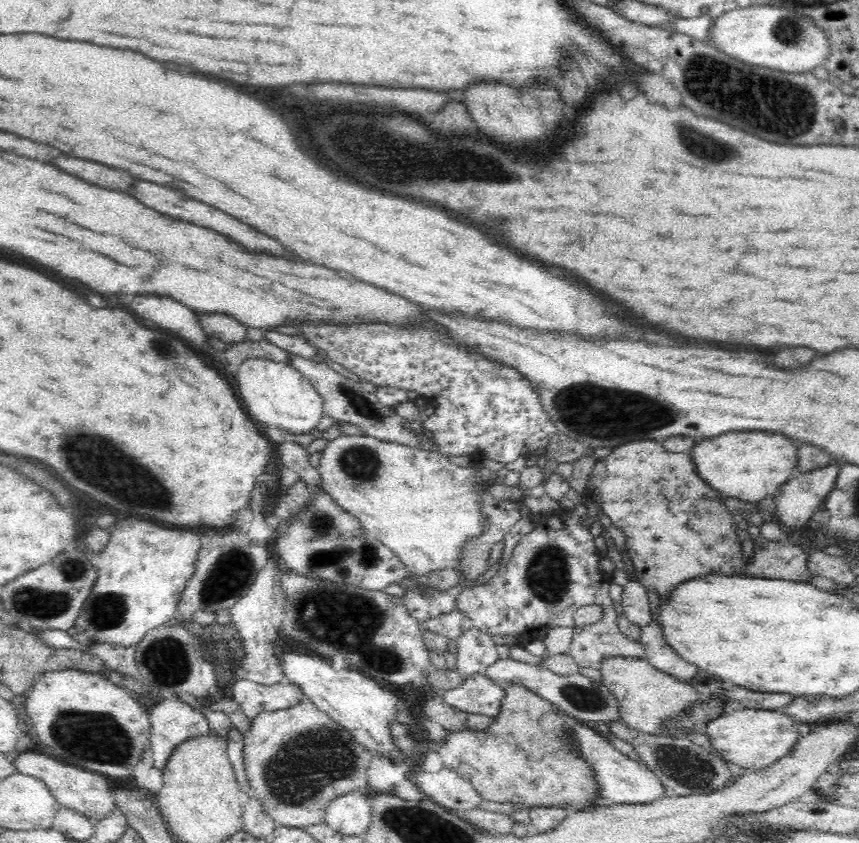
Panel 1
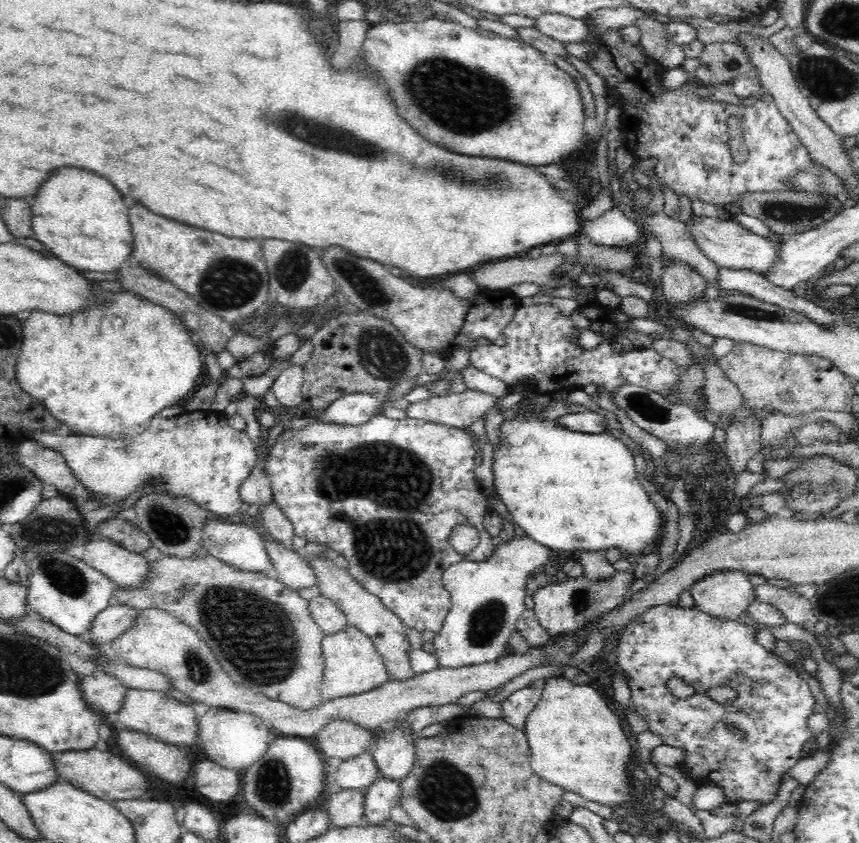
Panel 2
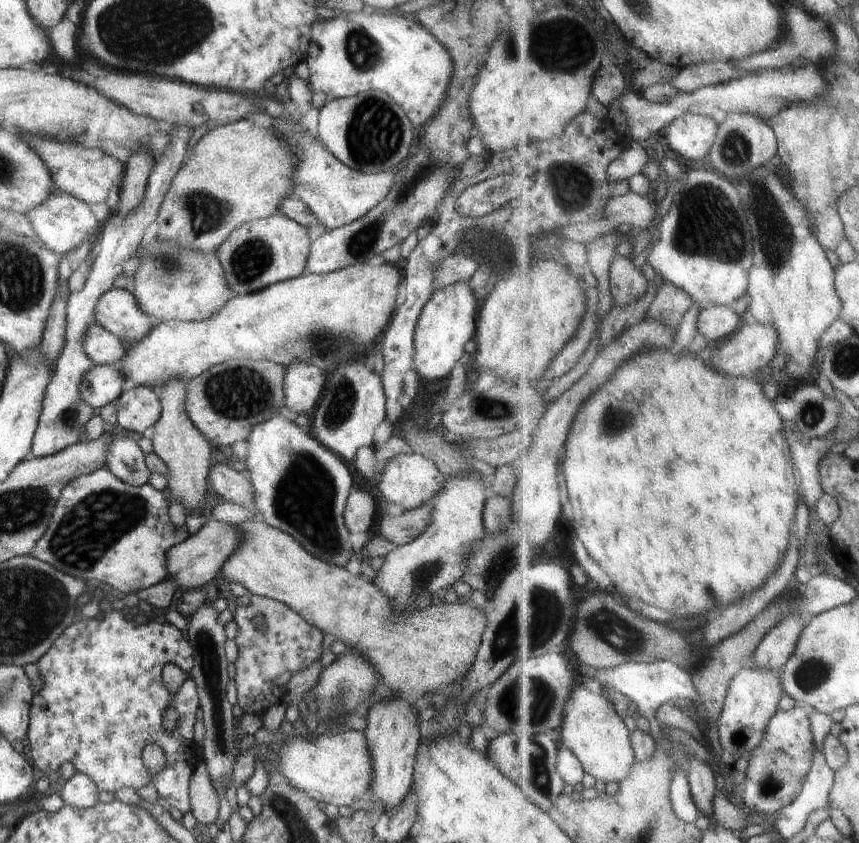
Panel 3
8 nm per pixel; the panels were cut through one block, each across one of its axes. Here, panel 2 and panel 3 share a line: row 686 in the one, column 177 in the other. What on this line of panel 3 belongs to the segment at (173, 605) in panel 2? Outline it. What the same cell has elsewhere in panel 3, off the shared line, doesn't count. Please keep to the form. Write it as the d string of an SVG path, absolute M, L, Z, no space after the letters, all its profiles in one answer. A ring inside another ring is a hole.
M168 240L141 243L136 248L138 268L134 273L133 296L141 310L153 321L202 321L212 318L230 298L237 296L227 284L224 268L215 252L180 248Z

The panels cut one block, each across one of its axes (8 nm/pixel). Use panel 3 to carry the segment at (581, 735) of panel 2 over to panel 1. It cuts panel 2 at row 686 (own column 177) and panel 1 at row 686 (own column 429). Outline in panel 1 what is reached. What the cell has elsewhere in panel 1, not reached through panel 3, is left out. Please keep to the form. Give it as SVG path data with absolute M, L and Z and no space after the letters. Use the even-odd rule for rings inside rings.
M611 656L600 665L602 683L620 704L621 724L646 734L660 735L661 728L676 720L682 712L690 710L699 701L698 692L691 682L684 683L652 666L645 658Z

